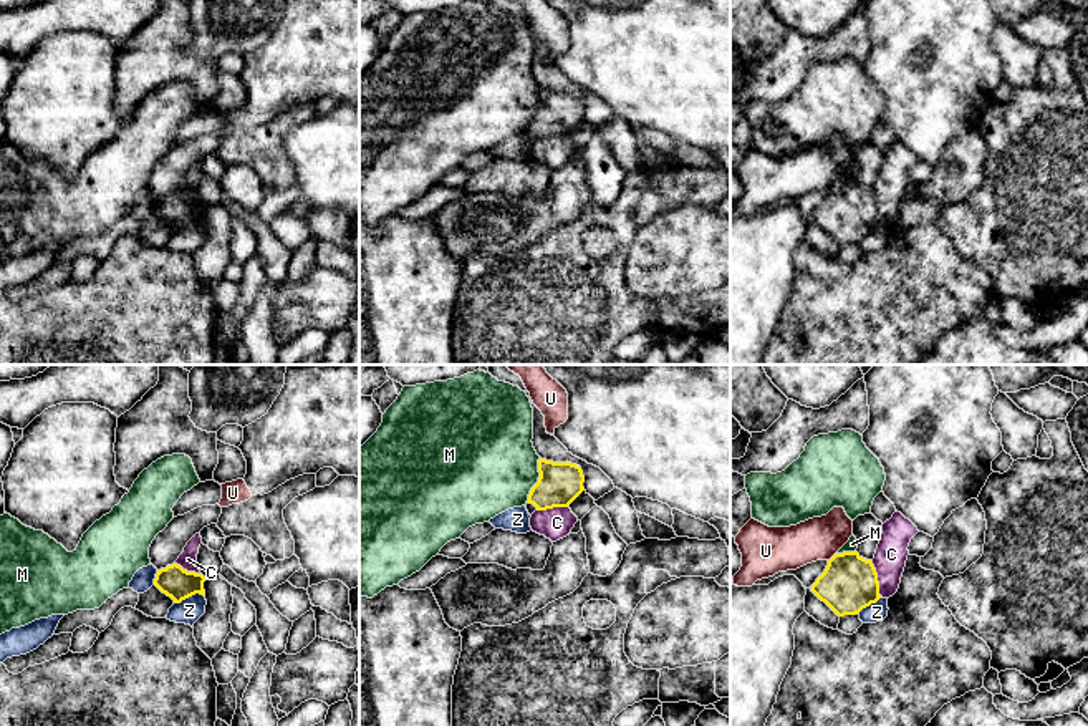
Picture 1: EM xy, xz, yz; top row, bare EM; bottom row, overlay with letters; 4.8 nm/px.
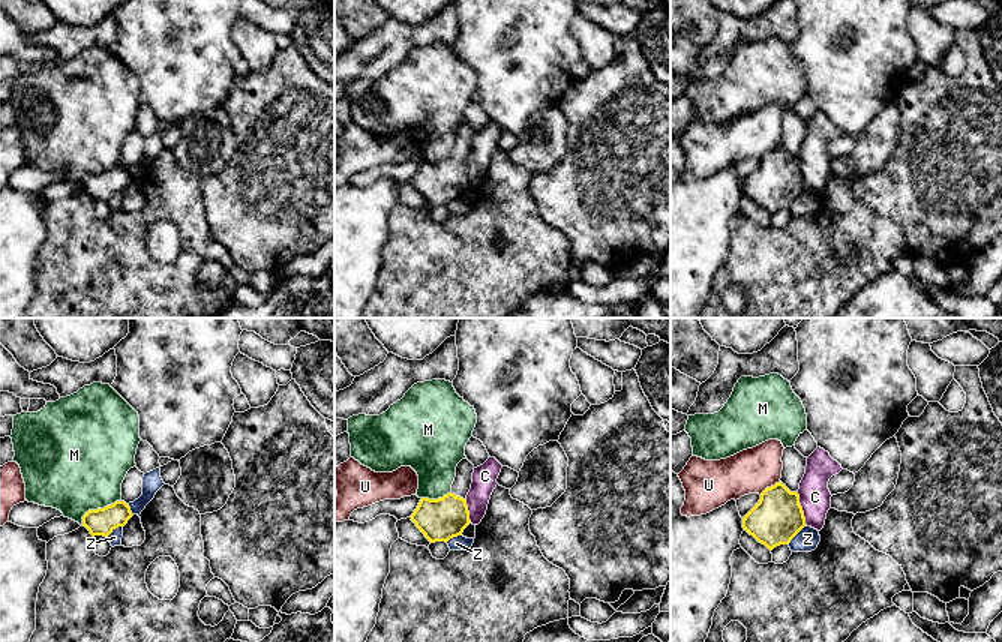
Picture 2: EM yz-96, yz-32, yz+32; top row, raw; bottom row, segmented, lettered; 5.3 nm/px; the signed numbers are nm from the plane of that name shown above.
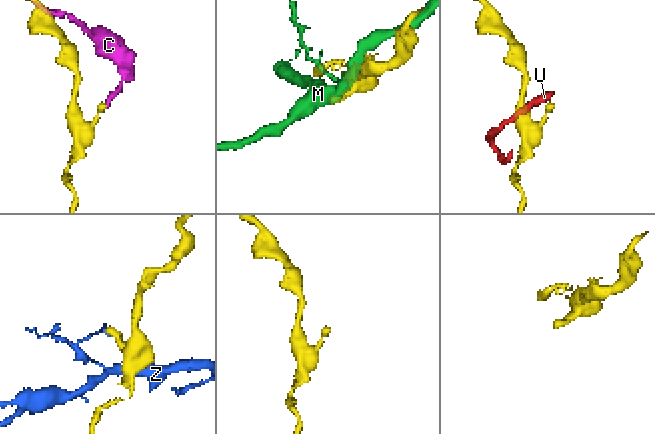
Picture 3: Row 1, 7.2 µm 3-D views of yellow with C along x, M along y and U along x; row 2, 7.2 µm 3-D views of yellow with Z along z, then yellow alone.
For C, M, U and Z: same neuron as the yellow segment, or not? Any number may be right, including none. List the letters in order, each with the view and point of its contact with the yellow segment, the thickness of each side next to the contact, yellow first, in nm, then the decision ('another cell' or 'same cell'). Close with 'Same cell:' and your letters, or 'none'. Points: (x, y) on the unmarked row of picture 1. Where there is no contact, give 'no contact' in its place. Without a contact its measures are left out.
C: yz (876, 208) | 280/160 nm | another cell
M: xz (539, 108) | 200/460 nm | another cell
U: yz (832, 186) | 280/220 nm | another cell
Z: xy (189, 224) | 150/120 nm | another cell
Same cell: none

